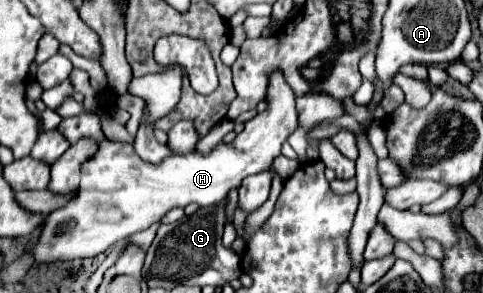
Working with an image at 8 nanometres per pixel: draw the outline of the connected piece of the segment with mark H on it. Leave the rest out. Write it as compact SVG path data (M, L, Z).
M280 69L270 71L266 111L248 121L244 131L238 133L230 145L220 143L208 155L170 155L162 163L152 165L142 161L130 143L106 139L100 129L100 119L94 113L62 119L58 129L62 129L70 143L78 141L78 137L98 137L98 141L102 141L102 149L98 149L98 153L86 161L86 165L82 165L80 191L74 201L46 217L42 233L34 243L24 237L16 239L16 243L22 243L24 249L28 249L28 253L36 259L36 263L64 263L96 257L108 251L120 239L148 229L172 207L186 207L188 203L206 207L222 201L230 189L240 187L244 177L268 169L272 161L280 157L282 145L288 141L296 127L296 97Z

